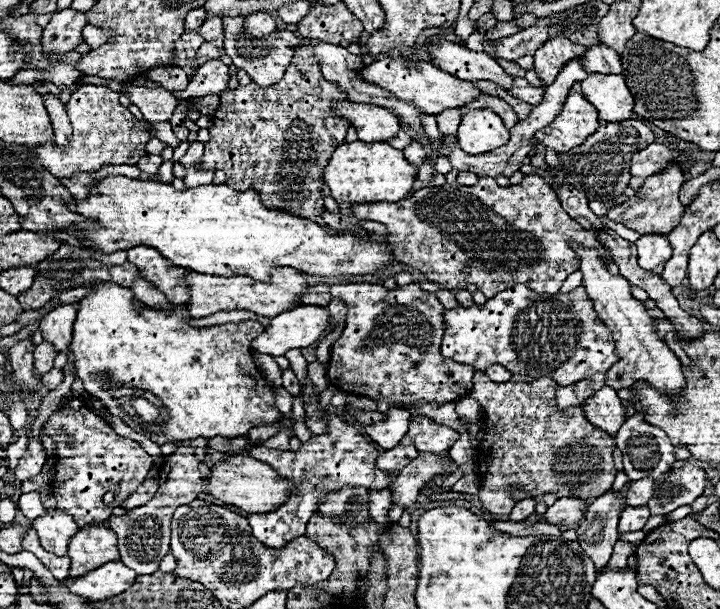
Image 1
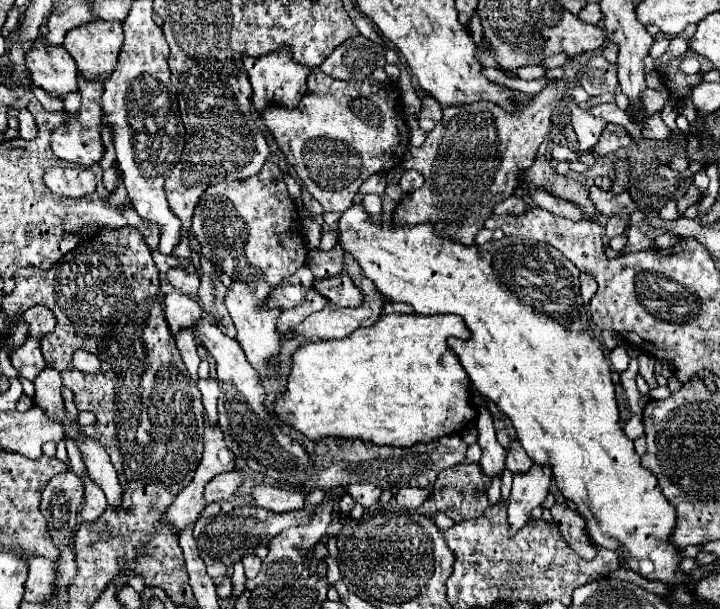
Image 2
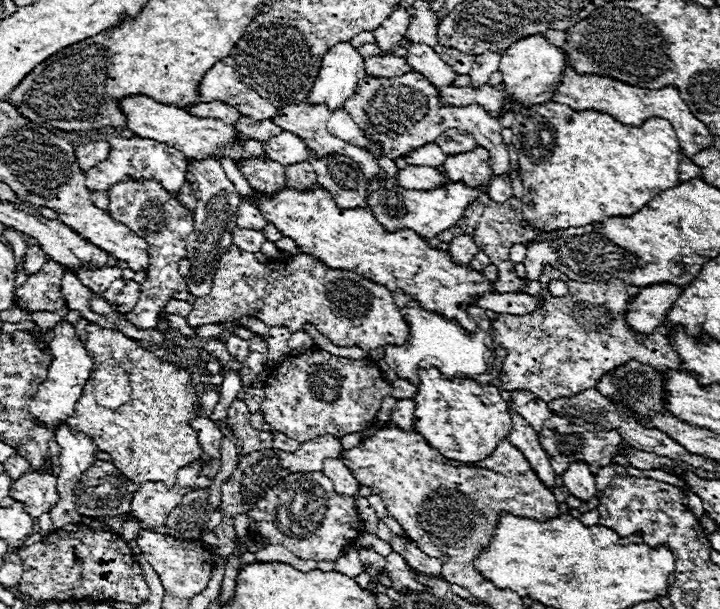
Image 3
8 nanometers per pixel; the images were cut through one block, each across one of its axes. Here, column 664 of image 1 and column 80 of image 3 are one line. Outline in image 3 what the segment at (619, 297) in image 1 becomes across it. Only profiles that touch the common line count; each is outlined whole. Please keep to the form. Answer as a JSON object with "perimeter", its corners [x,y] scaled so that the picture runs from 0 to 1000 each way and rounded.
{"perimeter":[[[83,529],[78,532],[75,539],[78,552],[75,558],[69,562],[69,575],[72,575],[72,601],[67,604],[67,617],[64,624],[53,634],[50,647],[42,654],[39,660],[39,670],[44,677],[44,683],[61,696],[61,700],[69,700],[69,703],[81,703],[86,696],[86,690],[94,690],[103,677],[106,677],[106,660],[108,654],[114,650],[114,640],[117,640],[117,631],[122,627],[125,621],[125,611],[131,608],[131,591],[122,585],[119,571],[114,568],[114,562],[108,558],[106,552],[106,542],[100,532],[94,529]]]}

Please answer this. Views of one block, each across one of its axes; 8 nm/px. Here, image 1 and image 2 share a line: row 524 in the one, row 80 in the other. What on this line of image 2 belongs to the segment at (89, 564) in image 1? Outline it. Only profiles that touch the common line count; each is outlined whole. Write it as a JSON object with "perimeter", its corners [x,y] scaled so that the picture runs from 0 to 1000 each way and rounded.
{"perimeter":[[[131,33],[125,39],[108,43],[94,59],[89,62],[89,79],[92,85],[106,99],[108,118],[122,128],[122,131],[150,131],[150,125],[158,118],[161,102],[164,102],[164,85],[169,79],[172,56],[169,56],[169,39],[164,36],[144,36],[144,33]]]}

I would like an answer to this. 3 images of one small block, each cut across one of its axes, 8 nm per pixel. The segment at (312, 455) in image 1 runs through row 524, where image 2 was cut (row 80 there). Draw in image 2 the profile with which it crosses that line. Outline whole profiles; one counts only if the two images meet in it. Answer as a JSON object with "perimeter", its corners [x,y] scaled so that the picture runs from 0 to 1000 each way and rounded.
{"perimeter":[[[392,79],[389,85],[378,85],[378,89],[369,89],[369,92],[361,92],[361,95],[344,95],[342,92],[339,108],[344,115],[350,148],[353,148],[350,167],[353,167],[353,177],[361,190],[372,174],[381,174],[381,171],[394,174],[394,177],[411,177],[417,161],[425,151],[425,128],[431,122],[431,112],[411,105],[406,99],[400,79]]]}

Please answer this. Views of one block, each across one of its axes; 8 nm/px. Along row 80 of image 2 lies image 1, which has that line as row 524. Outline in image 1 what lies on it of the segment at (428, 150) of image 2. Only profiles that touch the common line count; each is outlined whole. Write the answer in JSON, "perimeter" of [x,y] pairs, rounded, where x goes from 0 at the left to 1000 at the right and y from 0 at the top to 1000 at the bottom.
{"perimeter":[[[778,818],[767,831],[761,831],[758,844],[753,847],[761,860],[772,864],[797,864],[811,847],[811,824],[803,818]]]}

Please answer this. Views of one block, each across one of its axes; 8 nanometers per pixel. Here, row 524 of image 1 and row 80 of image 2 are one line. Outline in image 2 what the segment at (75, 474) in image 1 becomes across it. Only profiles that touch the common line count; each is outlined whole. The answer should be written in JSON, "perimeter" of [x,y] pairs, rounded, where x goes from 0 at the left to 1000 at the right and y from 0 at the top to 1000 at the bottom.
{"perimeter":[[[108,125],[108,141],[111,141],[111,154],[114,154],[114,174],[111,174],[108,194],[97,190],[94,204],[81,207],[72,217],[69,240],[72,240],[72,250],[75,250],[78,259],[83,259],[89,266],[97,266],[97,269],[125,276],[125,273],[136,269],[139,259],[142,259],[142,227],[139,227],[139,184],[142,181],[139,181],[139,161],[142,161],[142,151],[144,151],[144,138],[136,135],[136,131],[125,135],[125,131],[117,131],[114,125]]]}

